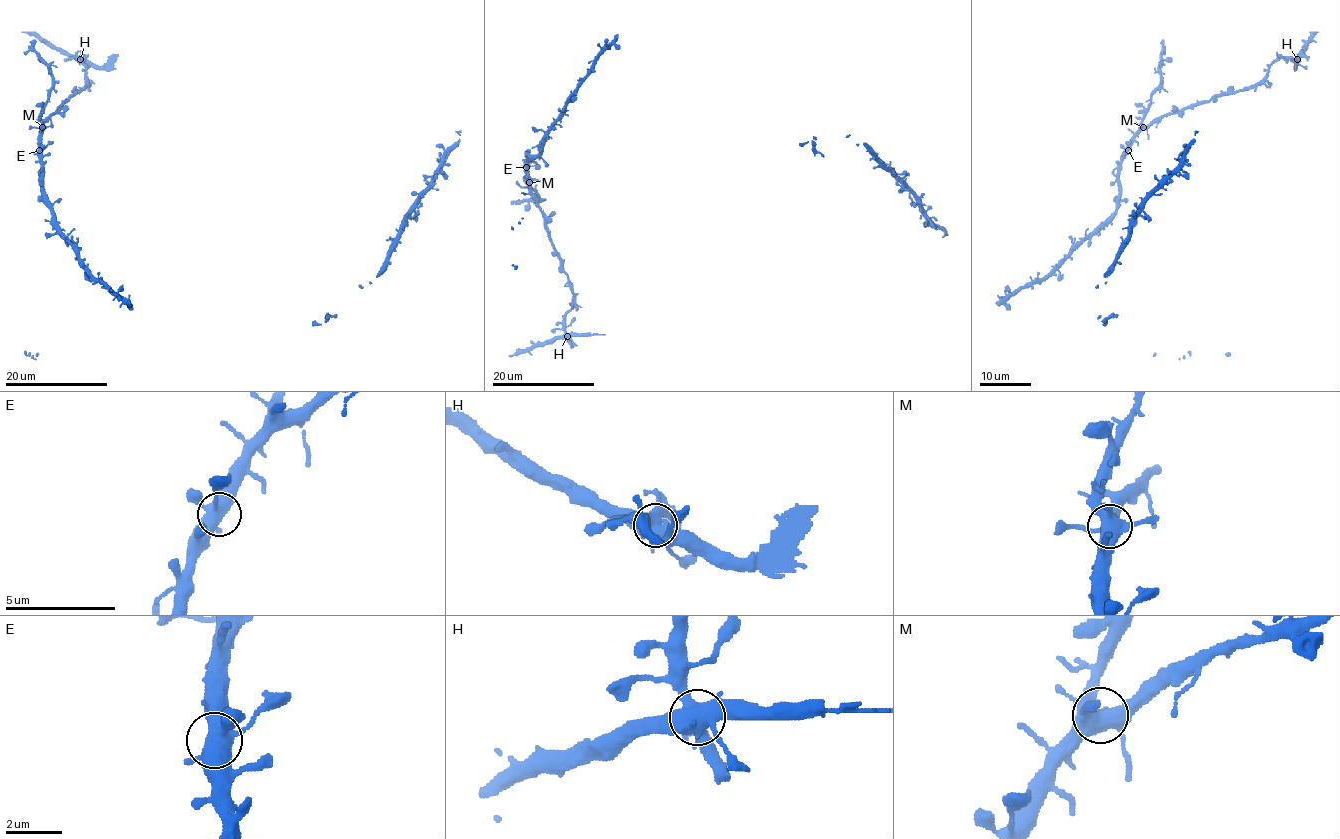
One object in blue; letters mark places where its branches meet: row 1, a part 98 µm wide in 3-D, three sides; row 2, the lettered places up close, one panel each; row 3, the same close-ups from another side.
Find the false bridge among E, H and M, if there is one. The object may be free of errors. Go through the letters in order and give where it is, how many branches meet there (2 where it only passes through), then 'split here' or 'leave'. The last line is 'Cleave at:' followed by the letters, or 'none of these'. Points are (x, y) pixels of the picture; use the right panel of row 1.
E: place (1128, 150); branches 6; leave
H: place (1297, 59); branches 7; split here
M: place (1143, 127); branches 7; leave
Cleave at: H

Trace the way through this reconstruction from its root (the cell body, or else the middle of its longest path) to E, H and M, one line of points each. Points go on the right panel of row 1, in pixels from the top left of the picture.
E: (1022, 288), (1052, 272), (1114, 212), (1119, 196), (1119, 163), (1128, 150)
H: (1022, 288), (1052, 272), (1114, 212), (1120, 158), (1140, 131), (1176, 110), (1257, 84), (1280, 58), (1297, 58)
M: (1022, 288), (1052, 272), (1114, 212), (1119, 196), (1120, 158), (1143, 127)

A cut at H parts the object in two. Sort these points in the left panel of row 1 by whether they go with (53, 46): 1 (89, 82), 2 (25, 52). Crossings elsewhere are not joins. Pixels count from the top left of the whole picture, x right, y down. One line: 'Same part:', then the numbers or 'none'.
Same part: none

